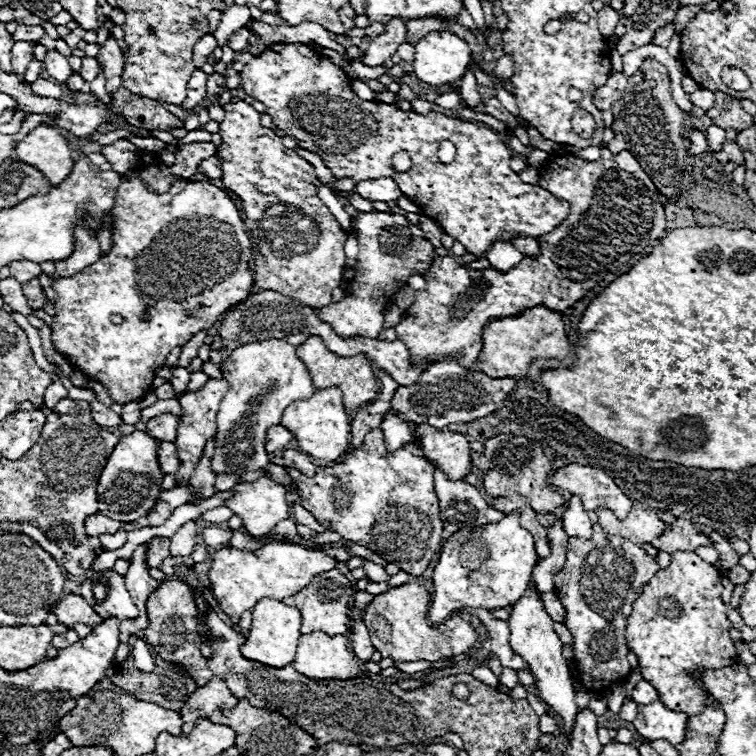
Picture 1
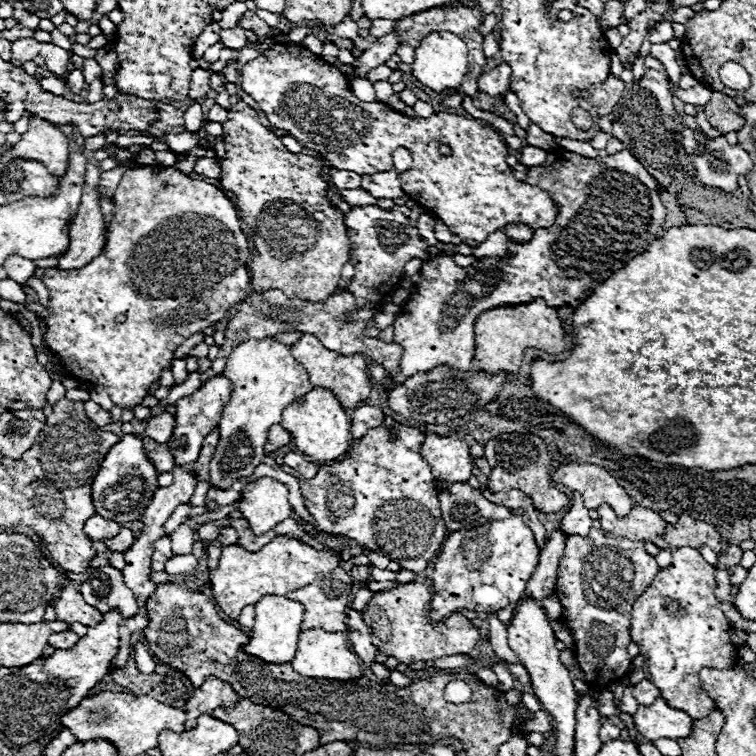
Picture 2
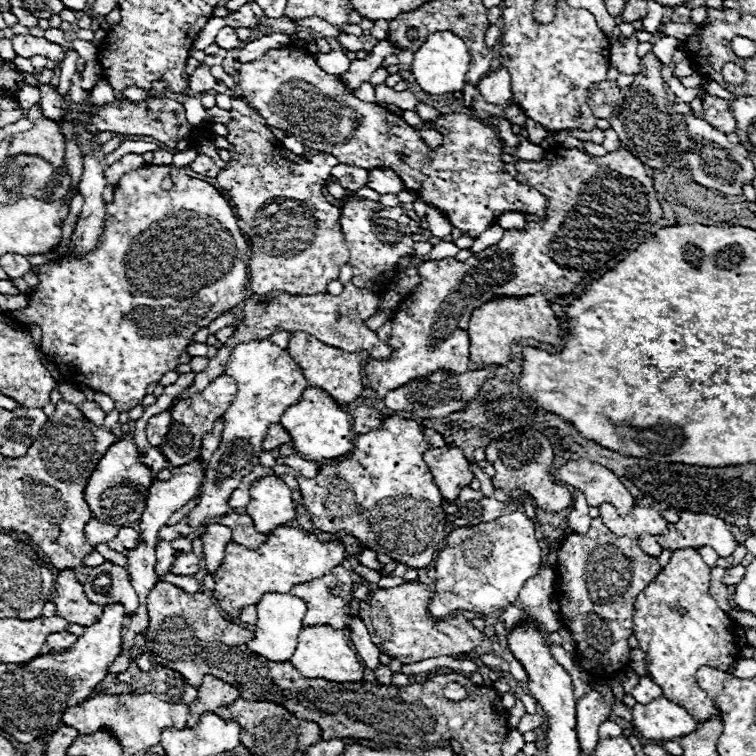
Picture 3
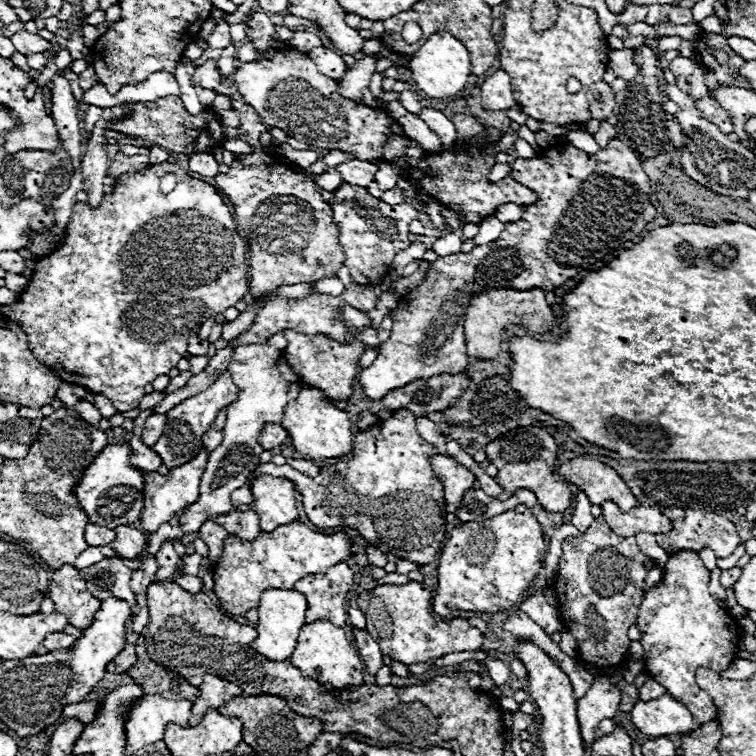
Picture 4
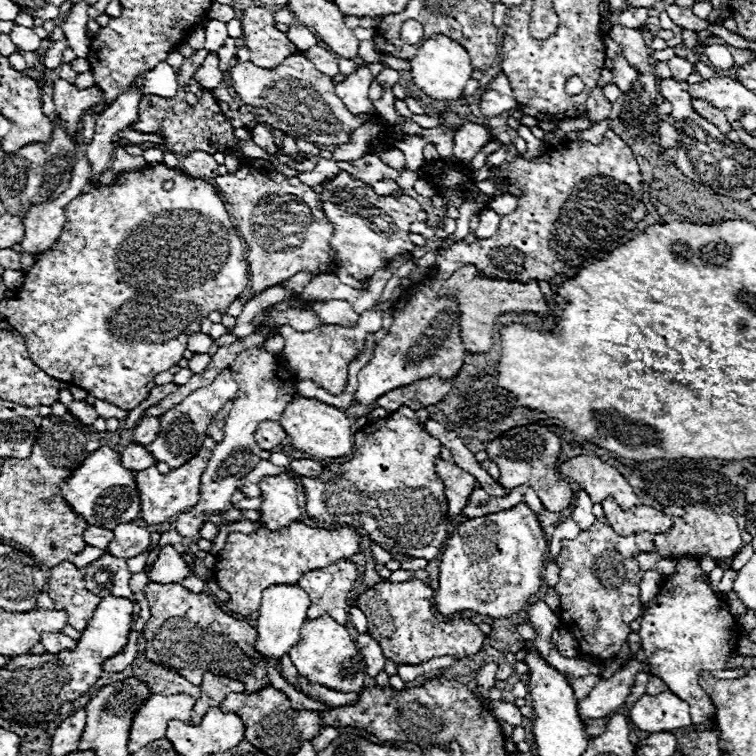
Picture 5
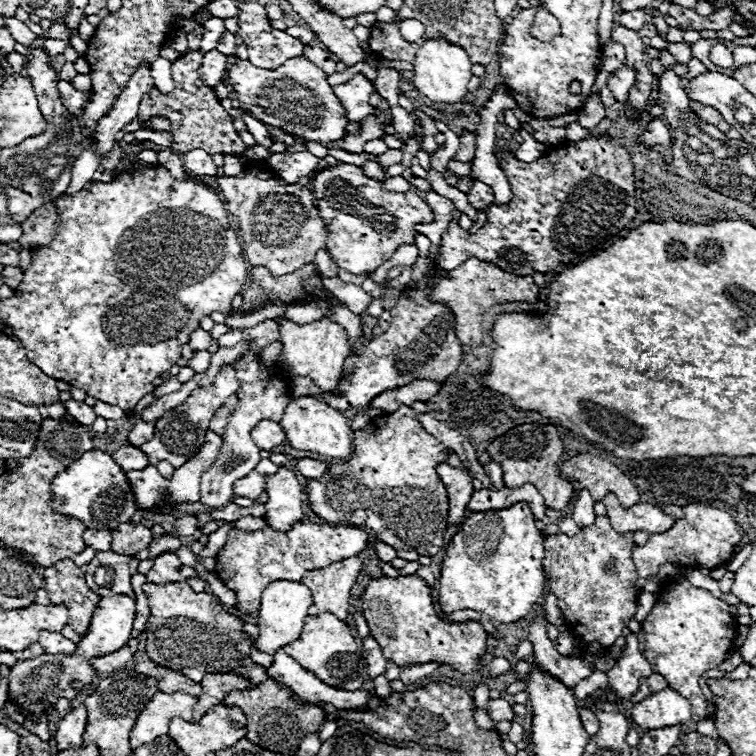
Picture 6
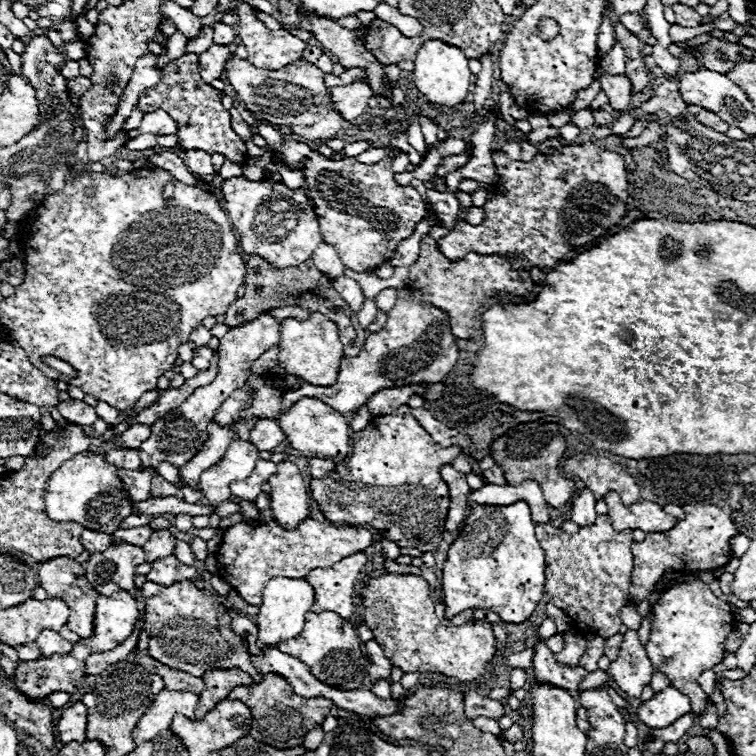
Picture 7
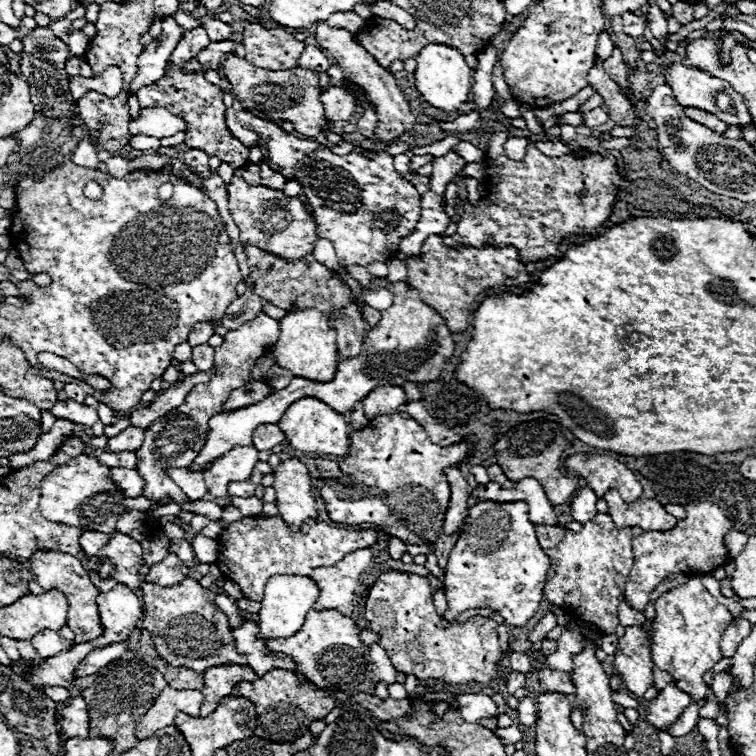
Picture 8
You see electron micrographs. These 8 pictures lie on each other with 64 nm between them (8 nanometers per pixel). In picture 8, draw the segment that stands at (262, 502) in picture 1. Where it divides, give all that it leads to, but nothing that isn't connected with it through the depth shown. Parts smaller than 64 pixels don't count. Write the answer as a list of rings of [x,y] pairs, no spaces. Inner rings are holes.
[[[292,458],[280,462],[274,472],[272,488],[276,490],[278,514],[290,530],[300,528],[306,518],[316,518],[312,478],[300,460]]]

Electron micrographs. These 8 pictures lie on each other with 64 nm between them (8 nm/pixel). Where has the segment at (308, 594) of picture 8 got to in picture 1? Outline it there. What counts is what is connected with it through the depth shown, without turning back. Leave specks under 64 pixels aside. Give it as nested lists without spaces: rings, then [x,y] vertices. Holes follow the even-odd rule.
[[[262,598],[252,608],[252,626],[246,634],[246,644],[240,648],[244,658],[252,662],[260,662],[264,666],[280,668],[292,664],[296,656],[296,646],[300,638],[300,612],[294,606],[286,606],[280,600]]]

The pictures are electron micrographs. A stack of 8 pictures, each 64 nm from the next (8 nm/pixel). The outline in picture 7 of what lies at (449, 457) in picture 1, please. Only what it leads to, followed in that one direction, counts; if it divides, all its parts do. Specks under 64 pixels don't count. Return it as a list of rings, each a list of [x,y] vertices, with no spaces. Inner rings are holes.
[[[450,464],[442,466],[440,474],[450,490],[450,508],[448,508],[448,518],[446,518],[446,530],[456,530],[456,528],[460,528],[460,524],[464,522],[464,518],[468,514],[468,494],[472,492],[472,488],[468,486],[466,476],[462,472],[458,472],[456,468],[452,468]]]

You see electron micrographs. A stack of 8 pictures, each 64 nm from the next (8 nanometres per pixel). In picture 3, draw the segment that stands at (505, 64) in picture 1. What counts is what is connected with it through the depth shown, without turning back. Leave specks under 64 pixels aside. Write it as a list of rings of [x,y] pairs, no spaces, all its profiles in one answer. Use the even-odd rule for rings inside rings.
[[[500,66],[494,72],[488,72],[480,84],[478,90],[482,92],[482,96],[486,98],[486,102],[498,104],[498,106],[508,106],[512,92],[510,92],[510,72]]]

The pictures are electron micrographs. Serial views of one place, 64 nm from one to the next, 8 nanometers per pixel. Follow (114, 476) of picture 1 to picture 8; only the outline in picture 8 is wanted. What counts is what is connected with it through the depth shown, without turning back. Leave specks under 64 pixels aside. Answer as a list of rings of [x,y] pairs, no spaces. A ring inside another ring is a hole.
[[[80,454],[68,460],[64,466],[58,466],[44,478],[40,486],[40,512],[44,518],[68,526],[78,526],[82,530],[100,530],[104,534],[116,532],[116,522],[124,514],[124,492],[110,482],[108,466],[100,466],[96,456]]]

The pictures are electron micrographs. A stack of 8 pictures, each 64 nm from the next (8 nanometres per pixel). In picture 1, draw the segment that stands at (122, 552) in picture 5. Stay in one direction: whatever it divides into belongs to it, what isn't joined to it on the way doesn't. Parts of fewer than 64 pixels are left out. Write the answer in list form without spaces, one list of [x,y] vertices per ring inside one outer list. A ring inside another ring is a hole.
[[[118,530],[116,534],[102,534],[100,536],[100,540],[102,540],[102,548],[106,548],[106,550],[116,550],[116,548],[120,548],[120,546],[124,546],[124,542],[126,542],[126,532],[124,530]]]

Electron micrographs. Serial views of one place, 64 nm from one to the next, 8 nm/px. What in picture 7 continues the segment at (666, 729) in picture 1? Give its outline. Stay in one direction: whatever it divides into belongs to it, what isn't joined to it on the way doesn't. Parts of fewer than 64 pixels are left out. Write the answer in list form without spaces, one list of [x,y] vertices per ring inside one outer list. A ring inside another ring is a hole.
[[[668,686],[656,692],[654,698],[642,702],[636,708],[636,718],[650,728],[664,728],[690,712],[690,700],[676,688]]]

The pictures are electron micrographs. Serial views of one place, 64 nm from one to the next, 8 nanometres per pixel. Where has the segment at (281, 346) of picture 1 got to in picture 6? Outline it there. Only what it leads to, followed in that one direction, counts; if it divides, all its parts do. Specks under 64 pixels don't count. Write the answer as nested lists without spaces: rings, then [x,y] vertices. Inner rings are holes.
[[[246,352],[236,360],[236,378],[240,378],[240,390],[238,390],[238,404],[236,410],[228,418],[224,434],[224,446],[220,448],[220,454],[216,462],[202,474],[200,482],[200,502],[206,508],[224,508],[226,504],[232,502],[232,486],[236,480],[244,478],[248,472],[256,468],[260,462],[260,448],[252,442],[252,428],[260,420],[274,420],[280,422],[286,406],[292,400],[292,378],[276,366],[264,366],[260,362],[260,354]],[[222,454],[224,454],[224,464],[222,464]],[[182,514],[174,520],[172,526],[178,536],[194,536],[198,532],[198,518],[194,514]]]

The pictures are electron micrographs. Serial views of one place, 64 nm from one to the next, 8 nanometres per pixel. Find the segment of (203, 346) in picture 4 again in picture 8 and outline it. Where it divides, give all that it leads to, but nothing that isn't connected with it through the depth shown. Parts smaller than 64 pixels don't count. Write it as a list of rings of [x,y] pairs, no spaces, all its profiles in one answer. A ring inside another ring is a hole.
[[[198,322],[194,328],[192,328],[192,332],[190,332],[190,336],[188,336],[188,344],[194,348],[194,346],[200,346],[200,344],[206,344],[208,342],[208,338],[214,334],[214,328],[218,326],[218,322],[214,324],[214,326],[210,326],[208,322]]]

